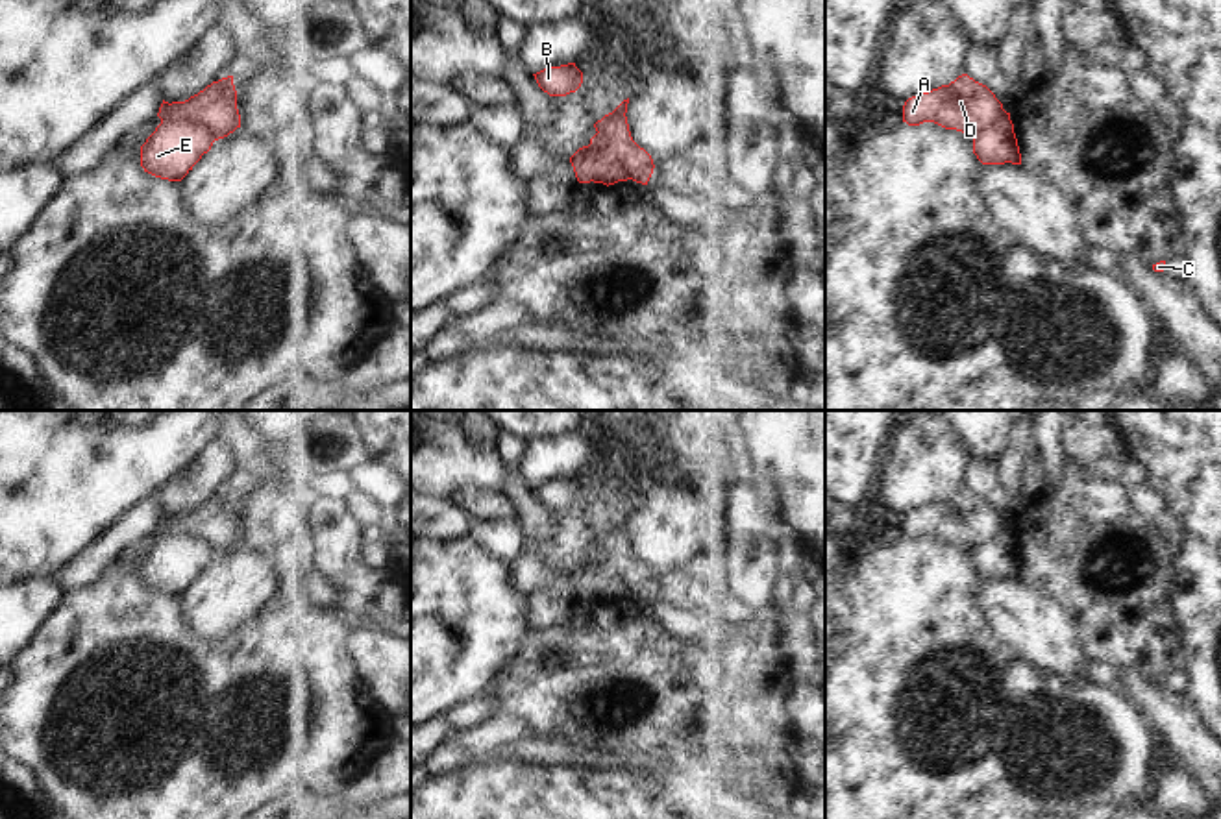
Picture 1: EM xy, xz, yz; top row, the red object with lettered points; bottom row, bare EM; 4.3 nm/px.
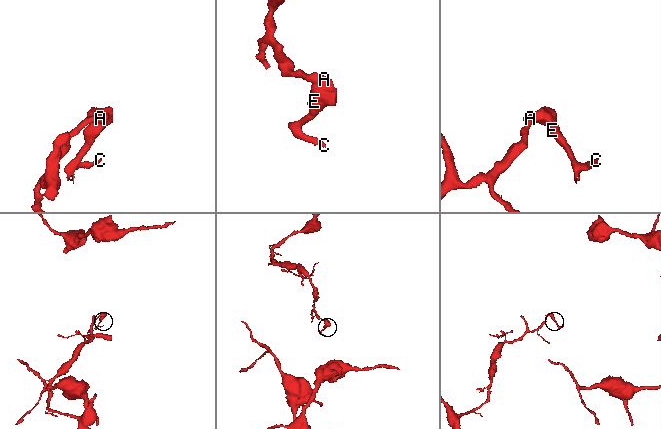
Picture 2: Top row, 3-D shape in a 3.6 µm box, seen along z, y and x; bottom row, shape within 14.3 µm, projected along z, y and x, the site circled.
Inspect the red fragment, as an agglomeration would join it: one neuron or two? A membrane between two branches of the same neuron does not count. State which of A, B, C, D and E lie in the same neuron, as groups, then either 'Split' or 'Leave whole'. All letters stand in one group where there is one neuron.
Groups: A B D / C E. Split.

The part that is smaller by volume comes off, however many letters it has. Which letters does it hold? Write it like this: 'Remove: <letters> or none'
Remove: C, E

